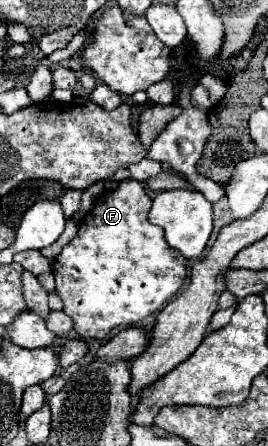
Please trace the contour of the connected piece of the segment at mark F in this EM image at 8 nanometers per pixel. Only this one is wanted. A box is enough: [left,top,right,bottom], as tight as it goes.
[54,180,186,338]

